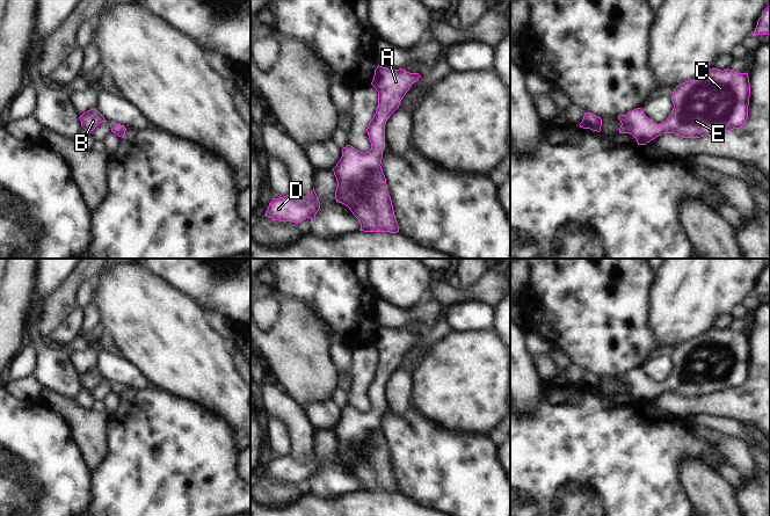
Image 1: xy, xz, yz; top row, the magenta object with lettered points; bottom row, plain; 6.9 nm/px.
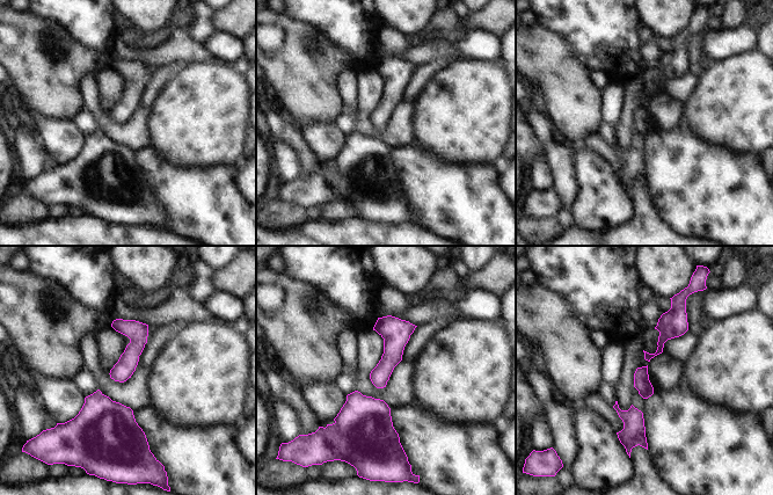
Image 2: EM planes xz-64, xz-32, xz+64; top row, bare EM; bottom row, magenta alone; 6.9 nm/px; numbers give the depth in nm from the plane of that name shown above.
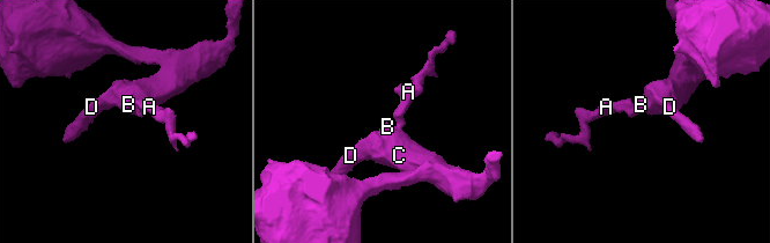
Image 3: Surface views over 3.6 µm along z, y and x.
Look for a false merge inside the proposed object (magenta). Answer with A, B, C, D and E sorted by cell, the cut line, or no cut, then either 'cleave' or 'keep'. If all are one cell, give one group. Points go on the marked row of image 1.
groups A B C D E; cut none; keep

